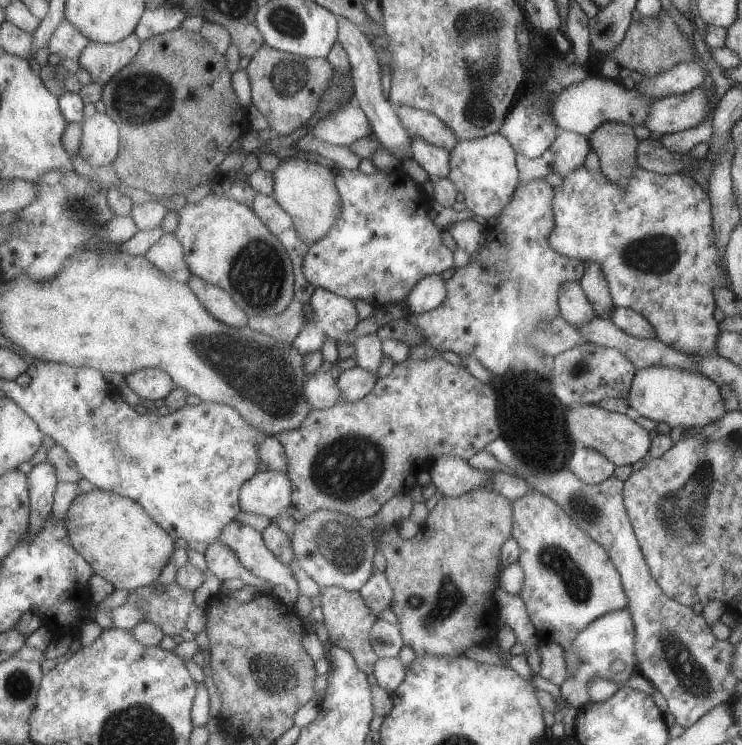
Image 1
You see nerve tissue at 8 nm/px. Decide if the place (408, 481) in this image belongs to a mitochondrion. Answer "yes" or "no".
yes

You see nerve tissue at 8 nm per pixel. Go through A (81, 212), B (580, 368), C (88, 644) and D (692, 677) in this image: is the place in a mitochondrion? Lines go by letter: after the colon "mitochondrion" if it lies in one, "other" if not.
A: mitochondrion
B: mitochondrion
C: other
D: mitochondrion

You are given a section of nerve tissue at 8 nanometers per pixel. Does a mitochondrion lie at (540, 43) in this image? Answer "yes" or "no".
yes

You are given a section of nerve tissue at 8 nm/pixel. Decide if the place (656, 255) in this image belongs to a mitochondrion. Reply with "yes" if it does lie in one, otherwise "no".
yes

